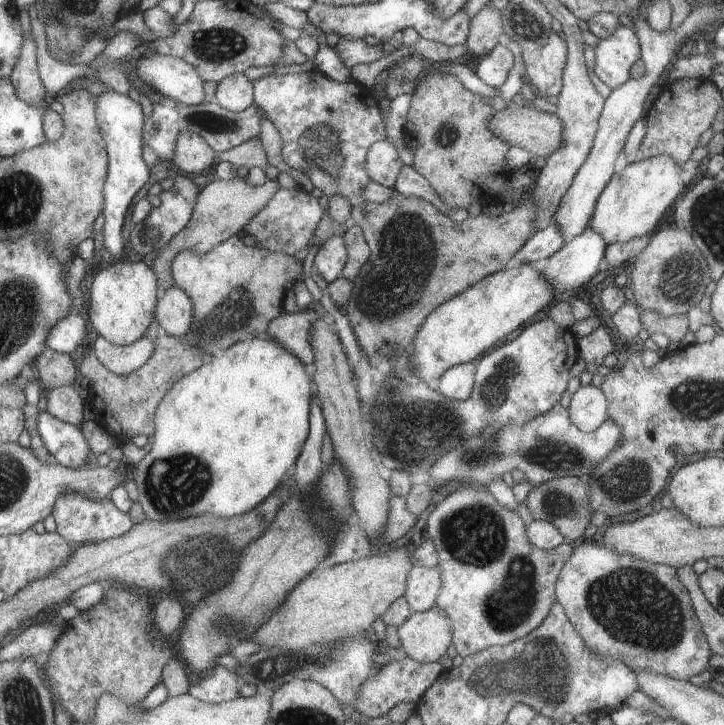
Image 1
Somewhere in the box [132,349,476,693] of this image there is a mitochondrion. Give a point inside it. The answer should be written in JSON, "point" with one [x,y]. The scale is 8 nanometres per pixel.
{"point":[190,565]}

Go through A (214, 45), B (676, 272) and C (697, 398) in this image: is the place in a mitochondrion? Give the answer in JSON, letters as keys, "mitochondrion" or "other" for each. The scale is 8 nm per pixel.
{"A":"mitochondrion","B":"mitochondrion","C":"mitochondrion"}

